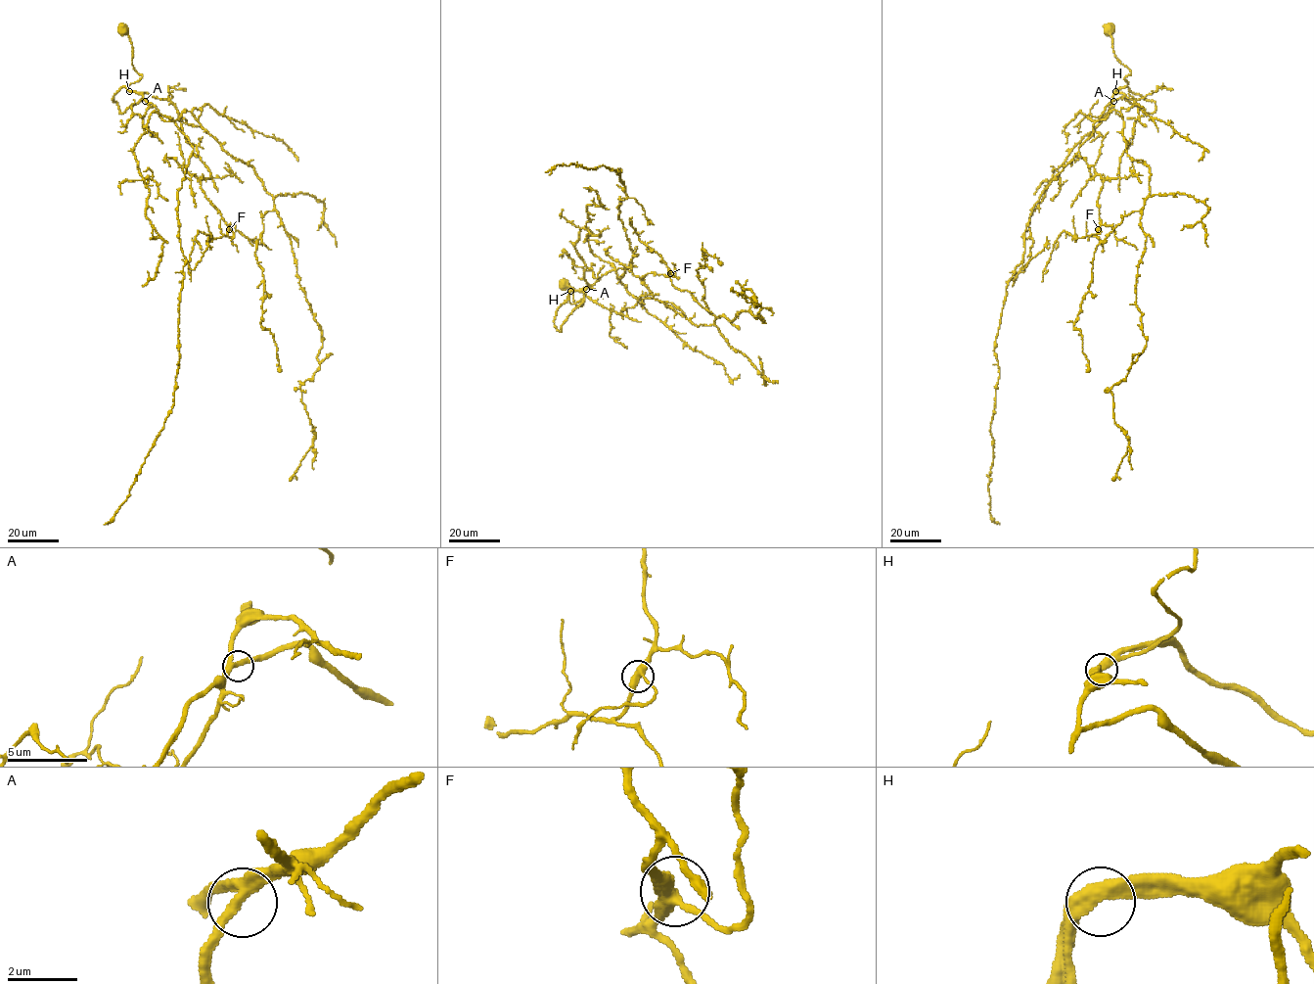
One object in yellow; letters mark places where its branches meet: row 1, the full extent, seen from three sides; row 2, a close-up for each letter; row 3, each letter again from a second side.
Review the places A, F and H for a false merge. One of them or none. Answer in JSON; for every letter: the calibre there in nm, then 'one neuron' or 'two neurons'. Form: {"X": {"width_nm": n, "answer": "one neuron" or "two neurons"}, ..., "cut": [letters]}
{"A": {"width_nm": 320, "answer": "one neuron"}, "F": {"width_nm": 360, "answer": "one neuron"}, "H": {"width_nm": 440, "answer": "one neuron"}, "cut": []}

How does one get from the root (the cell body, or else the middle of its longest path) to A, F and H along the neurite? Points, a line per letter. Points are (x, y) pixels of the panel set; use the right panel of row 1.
A: (1109, 27), (1114, 56), (1130, 71), (1124, 77), (1128, 83), (1115, 91), (1113, 101)
F: (1109, 27), (1114, 56), (1130, 71), (1115, 92), (1139, 115), (1119, 175), (1099, 193), (1098, 229)
H: (1109, 27), (1114, 56), (1130, 71), (1124, 77), (1128, 83), (1115, 91)

